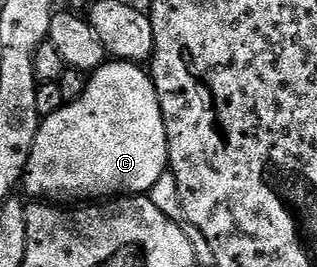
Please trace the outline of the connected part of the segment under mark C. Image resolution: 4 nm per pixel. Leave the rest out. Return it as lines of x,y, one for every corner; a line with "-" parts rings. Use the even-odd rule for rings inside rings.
107,60
106,64
89,74
84,95
80,95
78,101
67,101
60,107
60,111
41,118
36,143
32,143
32,155
28,159
24,178
24,189
27,189
34,199
58,199
54,197
60,196
61,193
66,197
86,197
82,199
117,199
123,195
146,195
154,188
156,179
160,179
160,175
164,175
168,171
170,152
168,151
166,123
160,107
158,92
154,86
154,78
147,70
145,73
142,69
145,68
141,64
132,61

